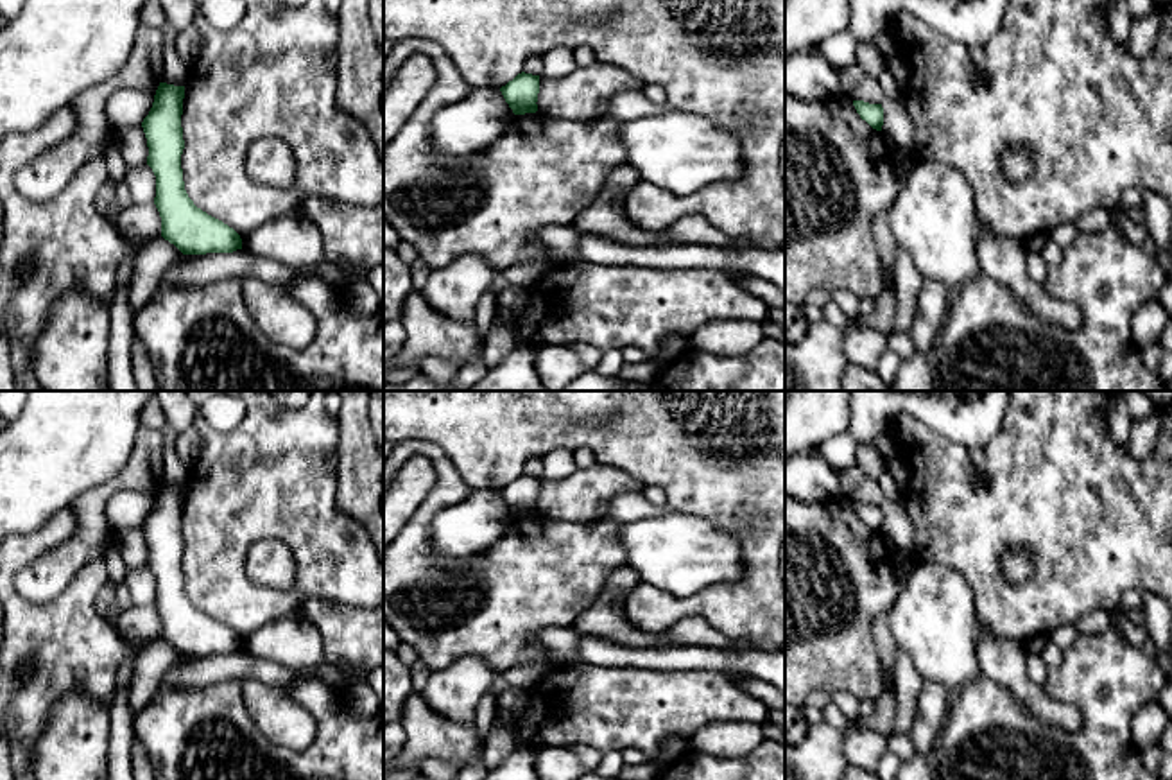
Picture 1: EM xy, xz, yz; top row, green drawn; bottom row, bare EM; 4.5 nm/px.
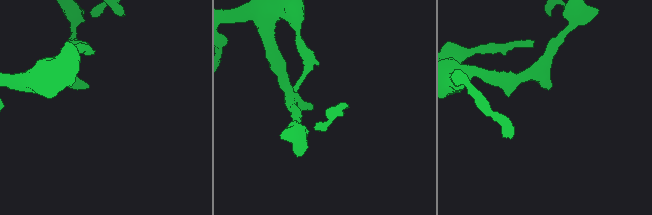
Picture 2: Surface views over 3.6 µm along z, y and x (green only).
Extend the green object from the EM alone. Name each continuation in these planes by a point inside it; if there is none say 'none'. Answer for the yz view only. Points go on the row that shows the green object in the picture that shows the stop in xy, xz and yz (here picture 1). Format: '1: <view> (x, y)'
none

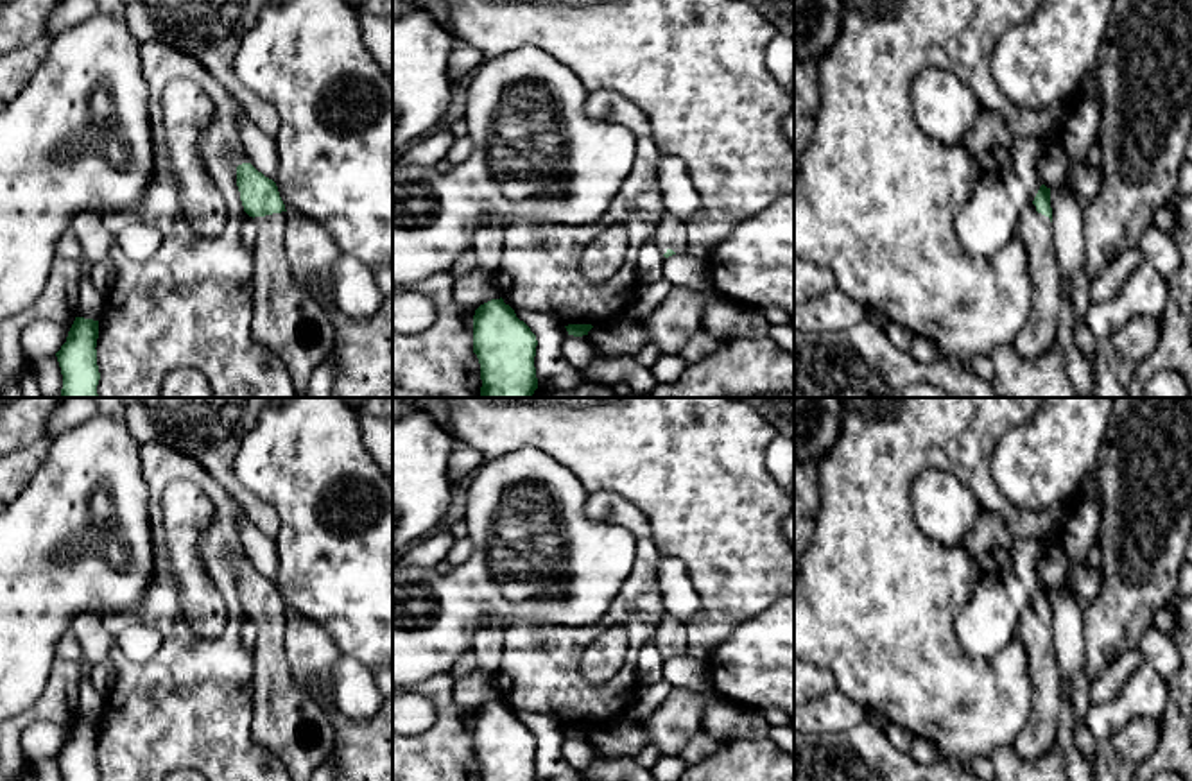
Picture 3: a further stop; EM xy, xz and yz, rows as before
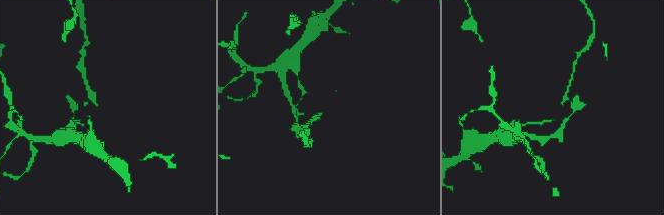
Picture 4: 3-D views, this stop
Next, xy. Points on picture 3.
1: xy (287, 321)

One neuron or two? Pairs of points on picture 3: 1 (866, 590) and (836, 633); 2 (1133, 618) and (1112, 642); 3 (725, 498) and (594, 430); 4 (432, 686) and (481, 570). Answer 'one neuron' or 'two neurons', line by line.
1: one neuron
2: one neuron
3: one neuron
4: two neurons

